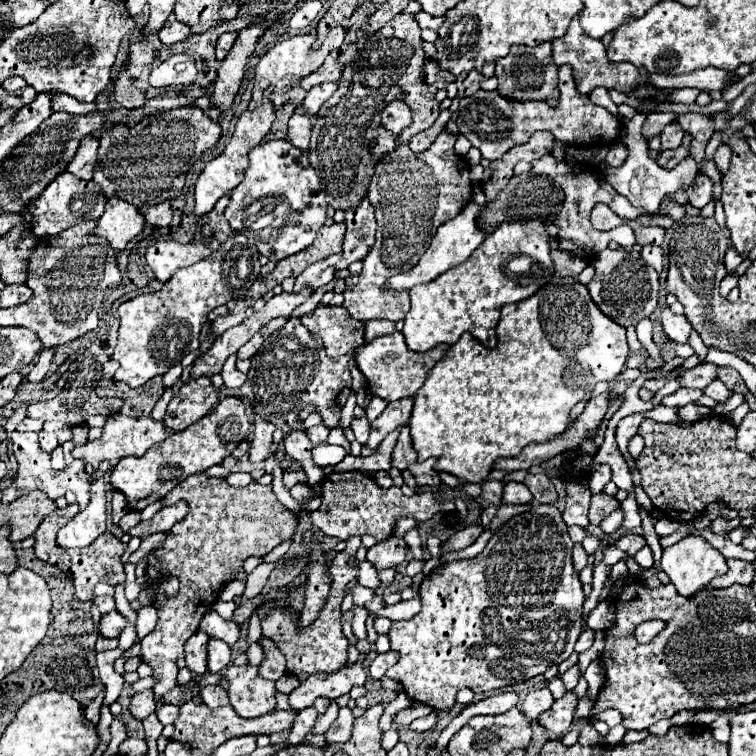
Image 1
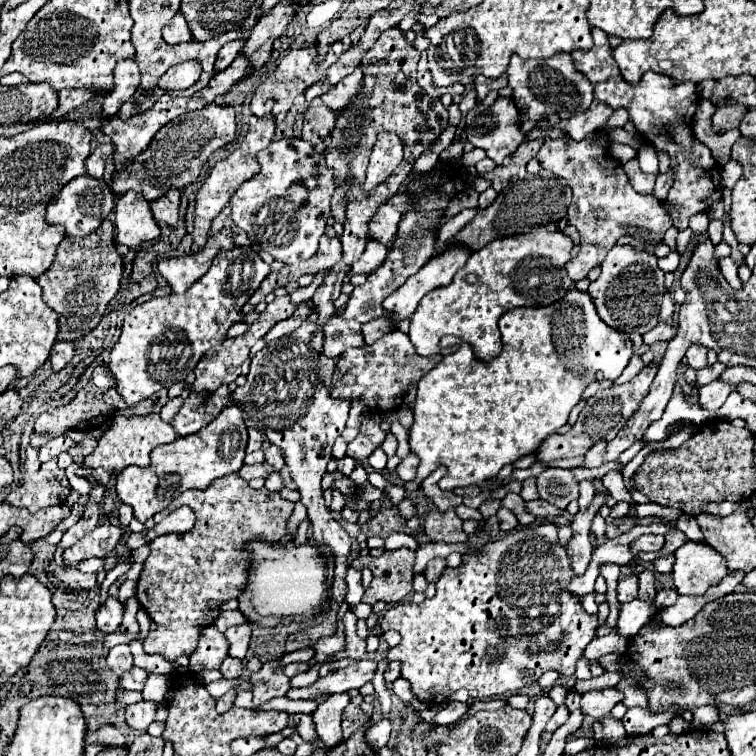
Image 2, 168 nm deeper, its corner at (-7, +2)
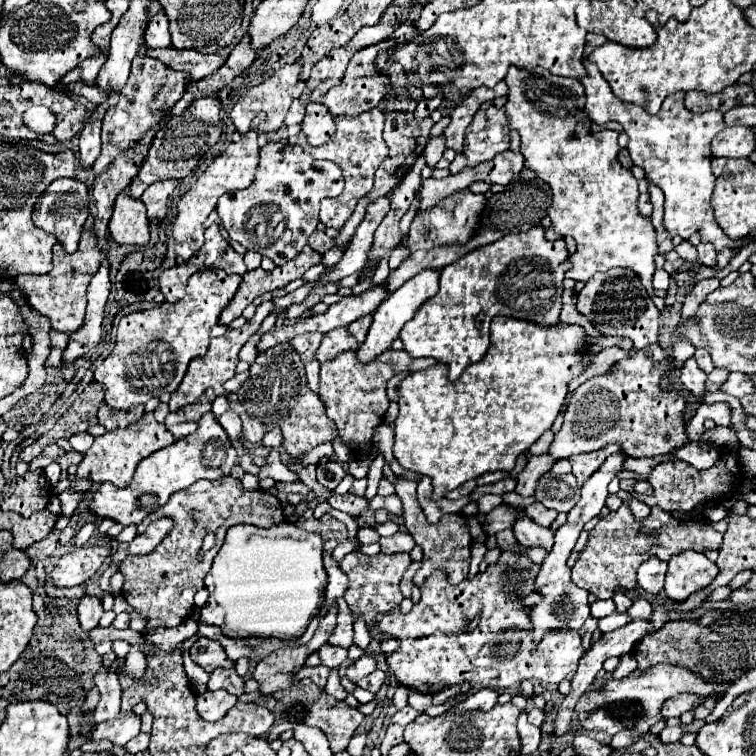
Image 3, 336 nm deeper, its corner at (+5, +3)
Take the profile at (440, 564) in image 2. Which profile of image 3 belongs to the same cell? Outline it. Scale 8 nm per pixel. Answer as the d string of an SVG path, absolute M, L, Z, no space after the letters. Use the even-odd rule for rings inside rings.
M398 477L398 483L396 483L396 495L402 499L404 503L404 521L406 521L406 529L408 533L414 537L416 545L422 547L424 551L424 559L422 559L422 567L420 571L414 575L414 585L422 585L434 571L444 571L448 581L452 585L458 585L460 581L466 579L468 575L468 565L470 565L470 545L472 545L472 535L470 535L470 527L468 527L468 521L466 517L454 513L454 515L448 515L448 525L446 529L438 531L436 527L440 525L432 525L426 521L420 505L418 505L418 499L416 499L416 483L414 481L406 481L402 477Z

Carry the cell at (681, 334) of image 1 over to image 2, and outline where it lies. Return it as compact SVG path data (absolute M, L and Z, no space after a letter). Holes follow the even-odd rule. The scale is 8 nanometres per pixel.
M690 344L686 350L686 360L694 370L706 366L706 348L700 344Z

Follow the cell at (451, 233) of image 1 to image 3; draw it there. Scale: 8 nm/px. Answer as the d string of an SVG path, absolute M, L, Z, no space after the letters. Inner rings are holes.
M428 271L428 273L420 273L416 277L412 277L408 283L404 283L396 293L388 295L384 303L378 305L376 313L374 313L374 321L372 321L372 327L366 335L366 341L360 345L358 353L356 353L356 359L360 363L372 363L378 355L382 355L384 351L388 351L392 347L392 341L396 337L400 337L400 331L402 327L414 317L414 313L422 307L422 303L426 303L430 297L434 297L438 293L438 277L440 273L438 271Z

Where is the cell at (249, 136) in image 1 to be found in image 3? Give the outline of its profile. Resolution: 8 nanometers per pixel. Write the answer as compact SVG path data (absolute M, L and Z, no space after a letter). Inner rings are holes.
M248 131L246 135L242 135L240 141L232 143L228 147L228 151L224 151L220 157L216 157L208 165L208 169L200 175L196 185L186 195L180 197L178 215L172 225L172 233L174 233L174 241L176 241L176 245L174 245L176 255L182 261L188 261L204 245L204 221L216 209L218 197L232 191L232 189L246 189L254 181L254 173L258 167L258 141L256 141L256 137L258 137L256 131Z

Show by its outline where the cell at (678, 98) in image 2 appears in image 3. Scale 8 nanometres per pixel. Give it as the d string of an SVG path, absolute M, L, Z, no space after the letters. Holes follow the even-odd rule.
M588 65L588 77L580 81L586 91L586 115L596 123L608 123L618 121L626 135L628 135L628 151L632 161L644 169L646 179L660 187L666 197L666 211L664 211L664 225L670 235L680 235L682 239L688 239L694 231L700 233L702 243L712 243L716 251L730 249L738 253L742 247L752 243L754 239L740 239L732 241L726 237L726 233L718 227L710 197L714 189L716 177L710 171L710 141L726 129L724 115L720 111L708 111L696 117L694 113L688 113L684 109L684 93L674 93L664 101L660 113L648 115L644 109L636 105L624 105L620 99L614 97L614 93L608 89L608 83L604 77L600 77L600 71L596 65Z

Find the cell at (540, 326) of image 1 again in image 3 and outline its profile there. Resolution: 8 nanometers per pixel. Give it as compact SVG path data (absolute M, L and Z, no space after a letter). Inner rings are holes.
M494 317L490 325L490 349L482 361L464 369L458 381L448 381L448 367L442 363L408 375L398 385L400 413L394 421L392 447L396 461L404 469L432 479L432 499L442 499L448 491L484 473L512 471L516 457L528 451L530 445L552 427L568 393L568 381L580 375L596 357L596 351L586 355L580 353L580 349L586 345L582 335L584 329L578 325L560 323L552 329L544 329L528 321Z

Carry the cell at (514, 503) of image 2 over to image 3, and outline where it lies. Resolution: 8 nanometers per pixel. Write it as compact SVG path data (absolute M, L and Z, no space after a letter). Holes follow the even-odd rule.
M520 517L512 529L522 547L542 547L546 549L546 553L552 551L554 533L550 529L536 525L530 517Z

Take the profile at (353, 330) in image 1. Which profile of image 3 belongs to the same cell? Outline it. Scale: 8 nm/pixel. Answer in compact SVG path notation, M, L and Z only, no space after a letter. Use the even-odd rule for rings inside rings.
M334 329L332 333L326 333L322 343L320 343L320 349L316 353L316 359L320 363L326 363L326 361L332 361L336 359L340 353L344 351L356 351L358 349L358 343L356 339L348 333L348 329Z

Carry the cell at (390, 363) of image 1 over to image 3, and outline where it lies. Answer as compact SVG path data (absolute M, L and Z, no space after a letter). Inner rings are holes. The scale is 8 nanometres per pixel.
M388 349L388 353L382 353L376 361L368 365L360 365L354 351L342 353L340 357L336 357L336 361L330 361L328 365L320 365L320 397L326 401L326 415L336 423L340 439L354 455L360 455L372 445L374 431L384 421L384 413L388 409L386 381L402 371L422 371L434 363L436 361L432 361L430 357L414 359L404 351Z

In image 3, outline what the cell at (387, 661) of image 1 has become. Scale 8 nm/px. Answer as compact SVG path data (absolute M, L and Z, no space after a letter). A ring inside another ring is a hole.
M376 669L376 673L370 673L368 677L364 677L364 679L358 683L358 687L368 689L368 691L372 691L372 693L378 693L384 683L386 683L386 673L380 671L380 669Z

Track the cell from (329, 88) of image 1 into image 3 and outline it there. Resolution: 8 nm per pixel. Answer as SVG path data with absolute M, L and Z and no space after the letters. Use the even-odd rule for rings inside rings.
M388 39L388 41L382 41L382 43L378 43L378 45L366 47L354 54L347 66L344 77L342 77L342 81L340 81L336 87L332 87L332 89L324 95L324 105L328 107L328 111L330 111L332 115L342 115L342 113L344 113L344 115L346 115L346 113L348 113L348 115L350 115L350 113L356 113L356 115L358 115L358 113L366 113L366 111L372 111L372 109L384 99L390 81L388 81L388 77L378 75L374 60L380 51L388 49L390 45L392 45L392 41Z

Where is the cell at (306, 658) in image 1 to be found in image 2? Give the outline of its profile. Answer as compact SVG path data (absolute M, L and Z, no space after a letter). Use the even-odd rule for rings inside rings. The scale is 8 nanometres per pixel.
M342 602L340 610L338 610L338 630L336 630L336 634L324 636L324 638L320 638L318 642L314 642L314 644L310 646L310 648L314 650L314 656L306 662L310 668L312 668L312 666L316 666L316 668L322 666L326 660L330 660L332 656L336 656L336 652L344 650L344 646L346 646L346 634L344 634L342 616L344 616L346 610L348 610L348 604Z

